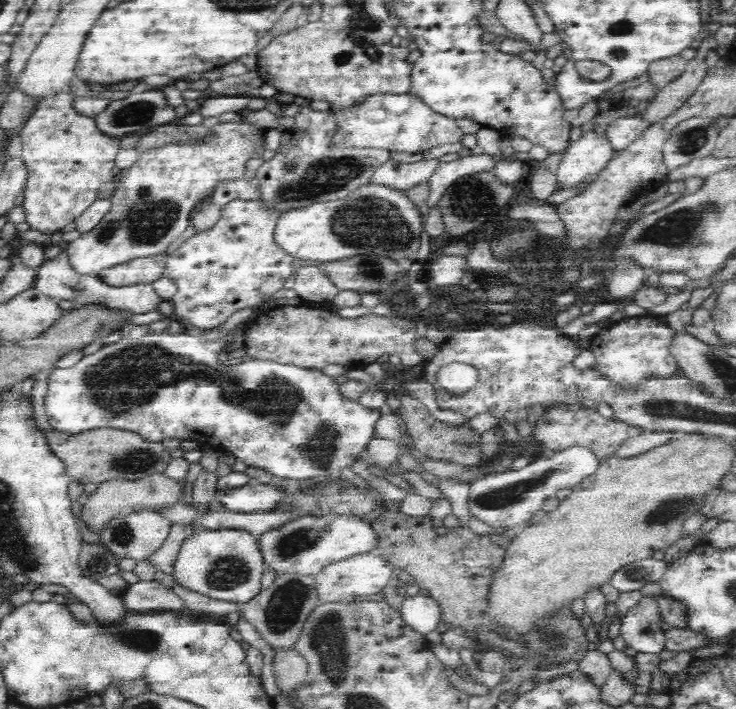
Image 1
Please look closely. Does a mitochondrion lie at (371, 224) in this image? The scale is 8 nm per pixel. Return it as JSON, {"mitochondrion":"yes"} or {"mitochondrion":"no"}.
{"mitochondrion":"yes"}

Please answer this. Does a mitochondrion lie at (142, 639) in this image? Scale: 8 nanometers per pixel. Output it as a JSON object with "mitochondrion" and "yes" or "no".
{"mitochondrion":"yes"}

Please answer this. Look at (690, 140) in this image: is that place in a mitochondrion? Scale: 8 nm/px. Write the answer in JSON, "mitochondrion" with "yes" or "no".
{"mitochondrion":"yes"}

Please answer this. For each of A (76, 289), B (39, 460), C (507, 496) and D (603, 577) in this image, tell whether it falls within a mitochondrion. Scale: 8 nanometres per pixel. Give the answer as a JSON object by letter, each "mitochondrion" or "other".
{"A":"mitochondrion","B":"other","C":"mitochondrion","D":"other"}

